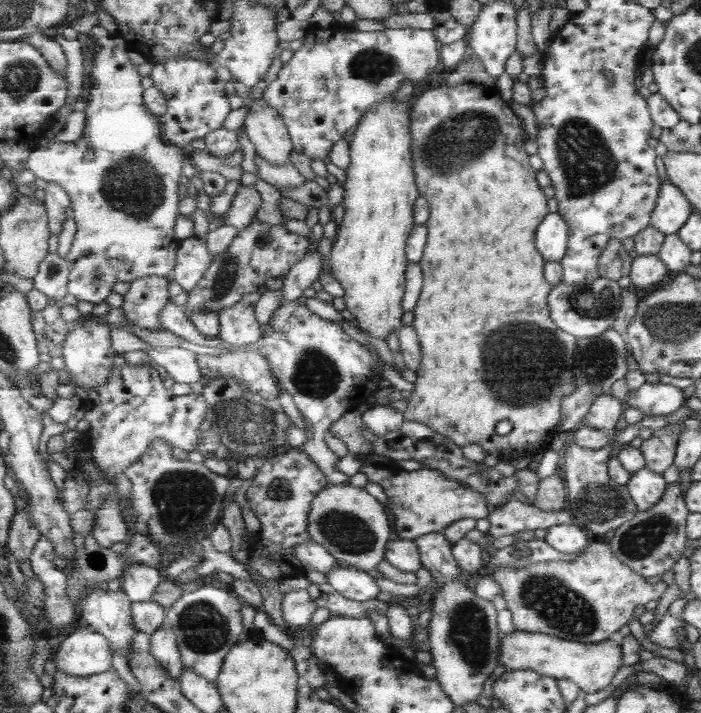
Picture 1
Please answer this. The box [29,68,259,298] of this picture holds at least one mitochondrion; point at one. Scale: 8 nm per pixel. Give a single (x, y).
(132, 187)

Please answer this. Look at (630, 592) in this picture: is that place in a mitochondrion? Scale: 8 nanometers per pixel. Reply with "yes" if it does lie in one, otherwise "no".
no

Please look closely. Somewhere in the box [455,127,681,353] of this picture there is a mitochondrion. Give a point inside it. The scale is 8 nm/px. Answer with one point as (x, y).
(581, 302)

